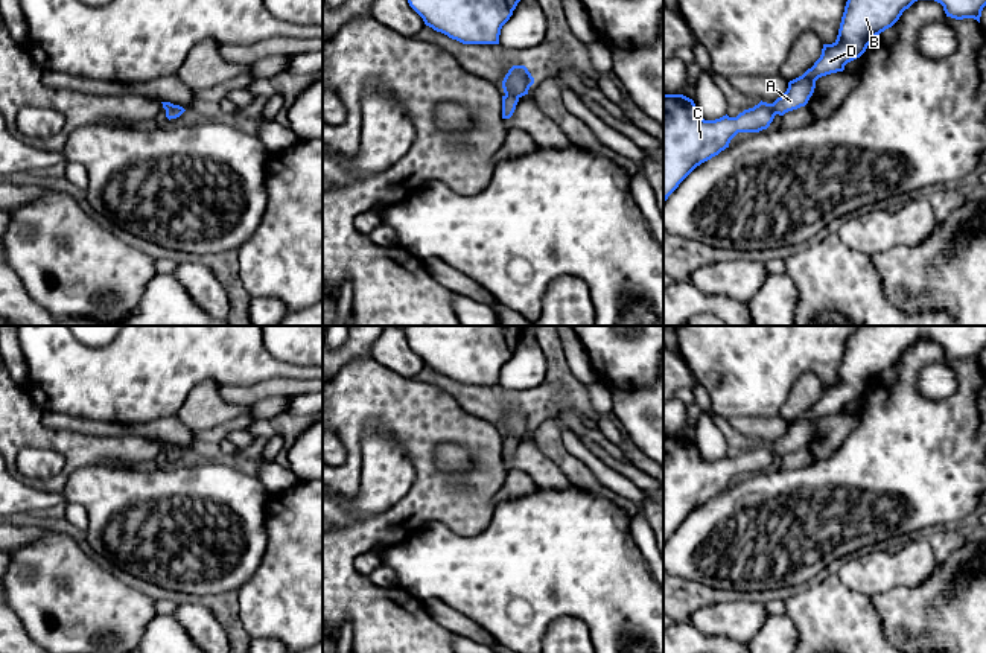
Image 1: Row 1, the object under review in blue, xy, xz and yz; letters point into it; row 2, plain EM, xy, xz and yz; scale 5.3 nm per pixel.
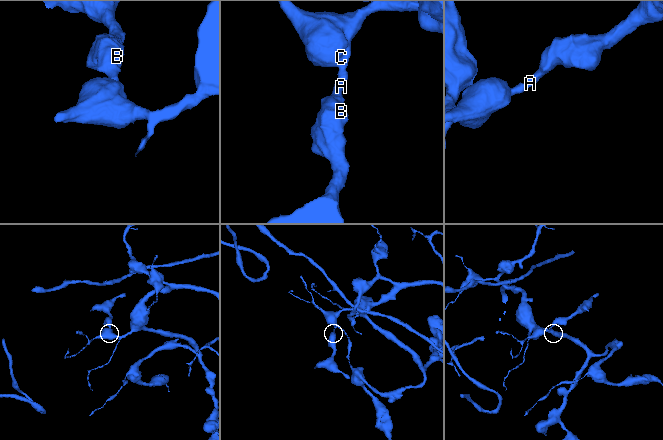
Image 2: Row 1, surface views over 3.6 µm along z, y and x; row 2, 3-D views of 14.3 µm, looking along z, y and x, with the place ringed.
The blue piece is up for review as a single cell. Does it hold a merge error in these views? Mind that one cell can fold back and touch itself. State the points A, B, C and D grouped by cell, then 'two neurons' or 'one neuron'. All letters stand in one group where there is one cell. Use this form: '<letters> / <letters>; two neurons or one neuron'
A B C D; one neuron

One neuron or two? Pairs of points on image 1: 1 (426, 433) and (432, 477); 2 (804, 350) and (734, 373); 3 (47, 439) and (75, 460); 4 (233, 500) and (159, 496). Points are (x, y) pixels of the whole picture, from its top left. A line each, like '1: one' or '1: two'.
1: one
2: one
3: one
4: one

